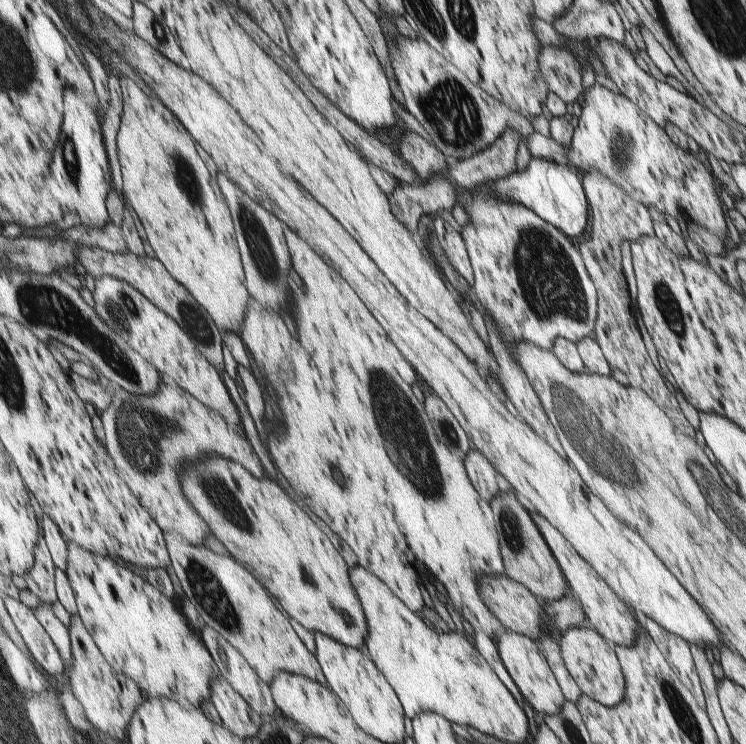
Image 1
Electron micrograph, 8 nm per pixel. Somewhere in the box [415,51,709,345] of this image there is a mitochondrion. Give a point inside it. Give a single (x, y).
(549, 286)

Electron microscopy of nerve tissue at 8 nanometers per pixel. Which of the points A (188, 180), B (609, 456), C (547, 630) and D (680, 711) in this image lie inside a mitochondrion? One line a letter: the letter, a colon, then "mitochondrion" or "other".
A: mitochondrion
B: mitochondrion
C: other
D: mitochondrion

